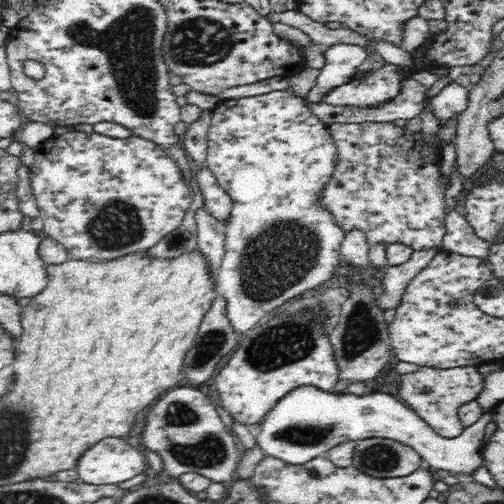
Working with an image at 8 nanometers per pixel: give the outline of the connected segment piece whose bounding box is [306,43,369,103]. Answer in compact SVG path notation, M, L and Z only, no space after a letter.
M333 44L323 52L325 63L320 69L316 85L307 94L307 100L315 103L323 101L324 95L337 86L352 80L356 68L368 58L363 46L355 44Z

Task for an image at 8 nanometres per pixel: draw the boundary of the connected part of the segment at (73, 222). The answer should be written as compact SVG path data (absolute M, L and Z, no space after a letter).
M68 131L61 135L52 135L39 145L35 150L34 163L30 169L30 185L32 193L36 198L39 208L39 217L43 224L43 229L49 238L56 240L68 252L68 260L84 261L116 261L118 258L128 254L144 253L153 246L156 246L168 234L171 234L180 226L186 210L192 204L192 190L189 183L184 179L182 169L178 163L164 153L164 149L156 143L142 137L132 135L128 138L109 138L107 135L96 132L84 133L82 131Z

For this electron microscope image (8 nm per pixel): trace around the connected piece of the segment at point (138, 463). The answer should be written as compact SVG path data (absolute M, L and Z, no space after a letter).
M112 437L85 450L74 469L85 483L95 485L116 485L148 470L143 447Z

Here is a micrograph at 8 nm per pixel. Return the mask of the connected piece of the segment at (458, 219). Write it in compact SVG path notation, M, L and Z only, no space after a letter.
M446 206L444 225L446 225L446 233L443 239L443 249L461 256L480 258L484 262L488 261L492 245L476 236L465 216L460 215L451 206Z

